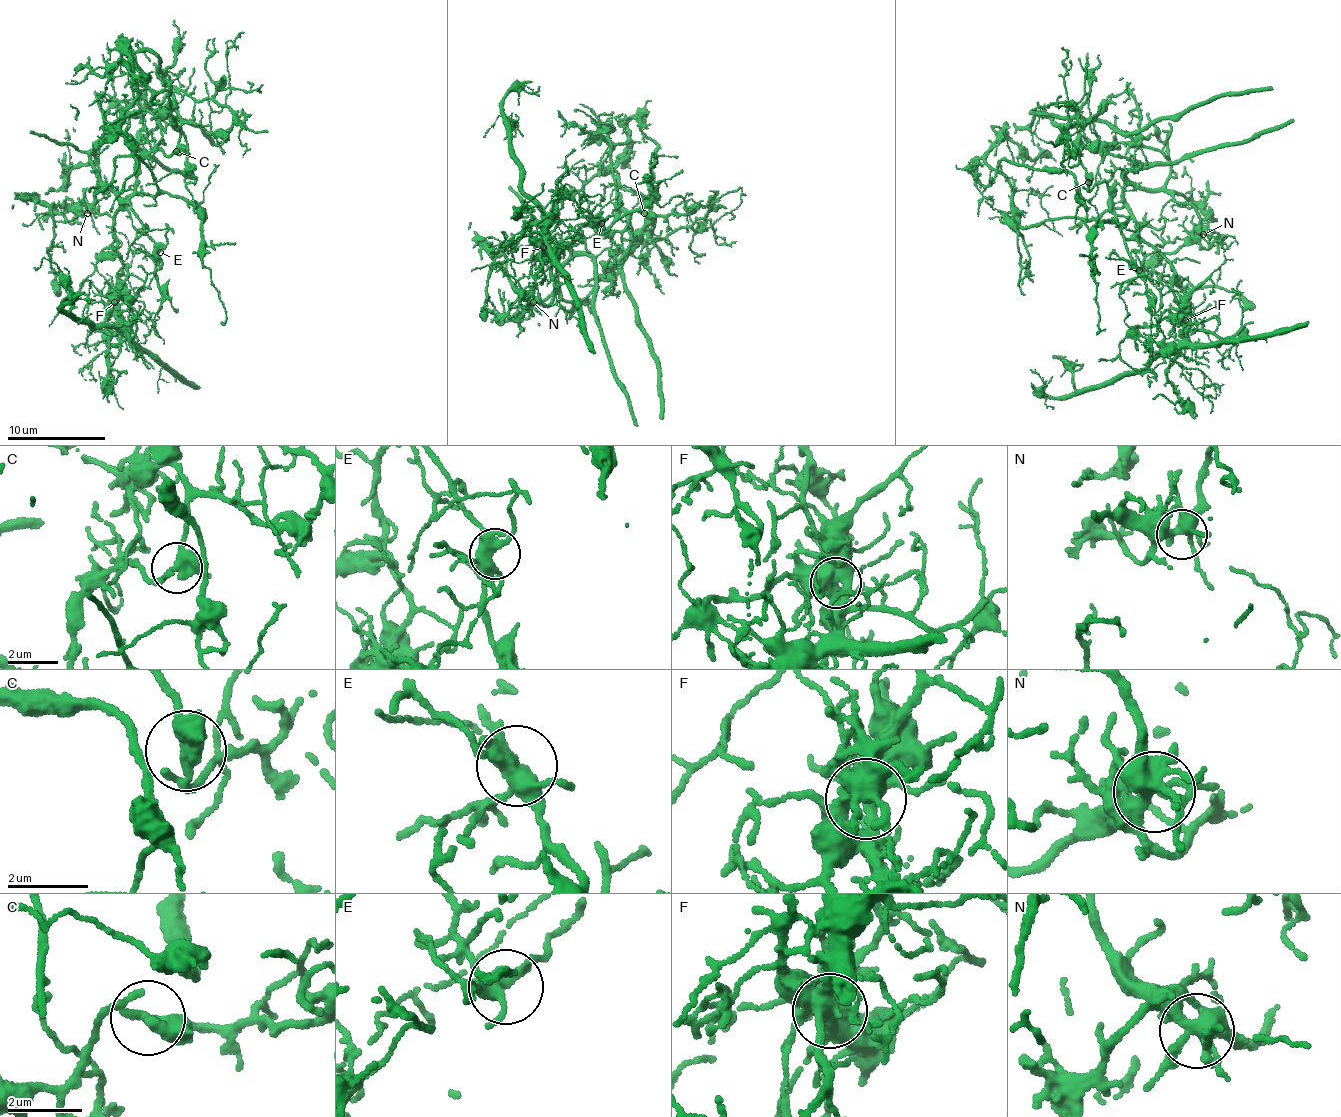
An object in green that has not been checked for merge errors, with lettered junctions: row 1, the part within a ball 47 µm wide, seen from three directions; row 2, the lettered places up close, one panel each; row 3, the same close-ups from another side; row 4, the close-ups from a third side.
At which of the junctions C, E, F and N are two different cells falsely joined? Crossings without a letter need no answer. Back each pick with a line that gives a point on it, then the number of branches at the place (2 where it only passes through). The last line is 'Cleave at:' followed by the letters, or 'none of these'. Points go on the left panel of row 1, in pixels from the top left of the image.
C: at (176, 151); 5 branches meet
F: at (114, 302); 8 branches meet
Cleave at: C, F

